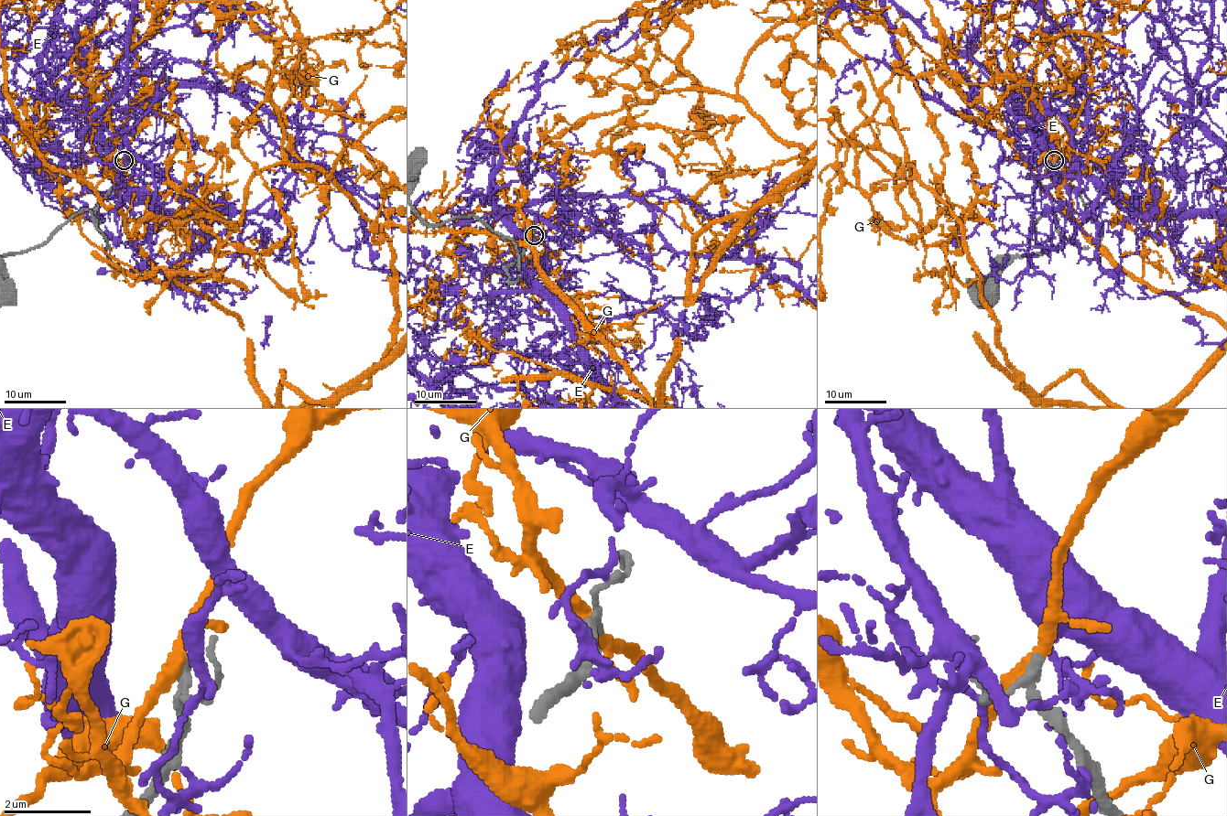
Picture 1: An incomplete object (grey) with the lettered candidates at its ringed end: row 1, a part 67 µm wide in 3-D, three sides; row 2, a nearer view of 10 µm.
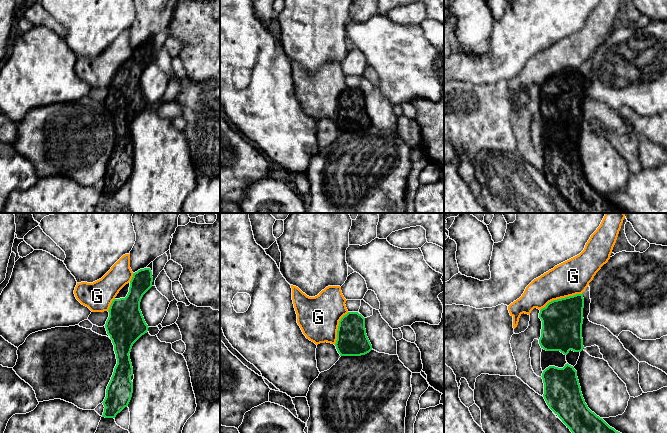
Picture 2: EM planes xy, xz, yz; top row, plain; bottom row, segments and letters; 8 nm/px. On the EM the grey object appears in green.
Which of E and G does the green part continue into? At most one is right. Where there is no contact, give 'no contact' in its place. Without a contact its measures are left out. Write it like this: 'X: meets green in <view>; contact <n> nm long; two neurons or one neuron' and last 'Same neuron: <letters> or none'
E: no contact; two neurons
G: meets green in yz; contact 380 nm long; two neurons
Same neuron: none

